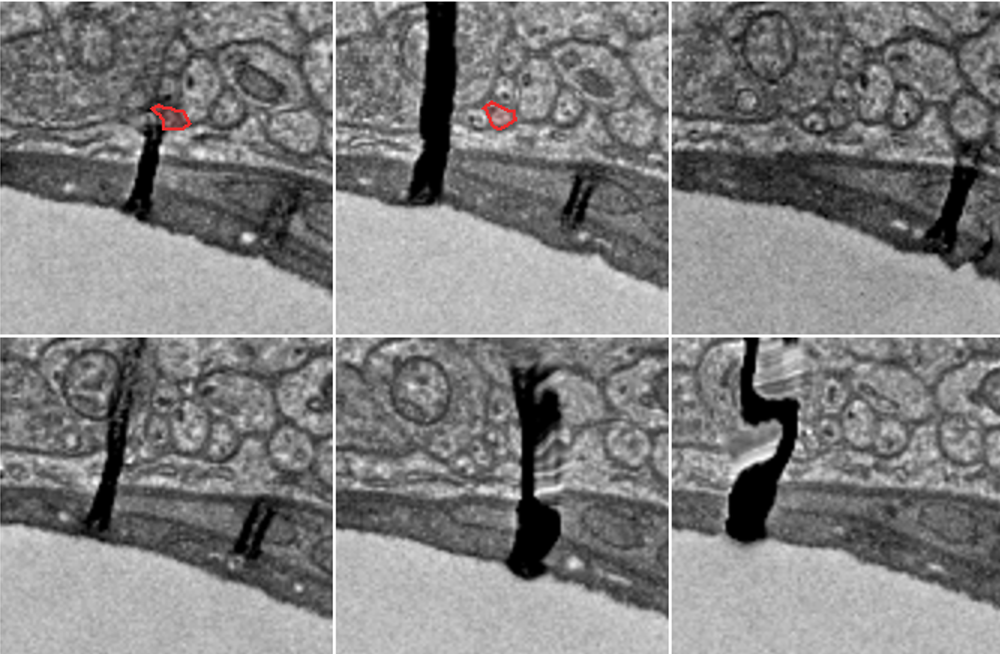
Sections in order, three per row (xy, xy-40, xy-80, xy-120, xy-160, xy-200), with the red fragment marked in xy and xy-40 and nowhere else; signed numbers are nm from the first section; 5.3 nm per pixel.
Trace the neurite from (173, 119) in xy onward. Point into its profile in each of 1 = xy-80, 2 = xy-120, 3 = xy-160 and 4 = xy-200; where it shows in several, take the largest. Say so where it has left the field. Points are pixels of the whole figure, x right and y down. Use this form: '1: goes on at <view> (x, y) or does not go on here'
1: goes on at xy-80 (835, 119)
2: goes on at xy-120 (153, 450)
3: goes on at xy-160 (477, 452)
4: goes on at xy-200 (808, 446)

